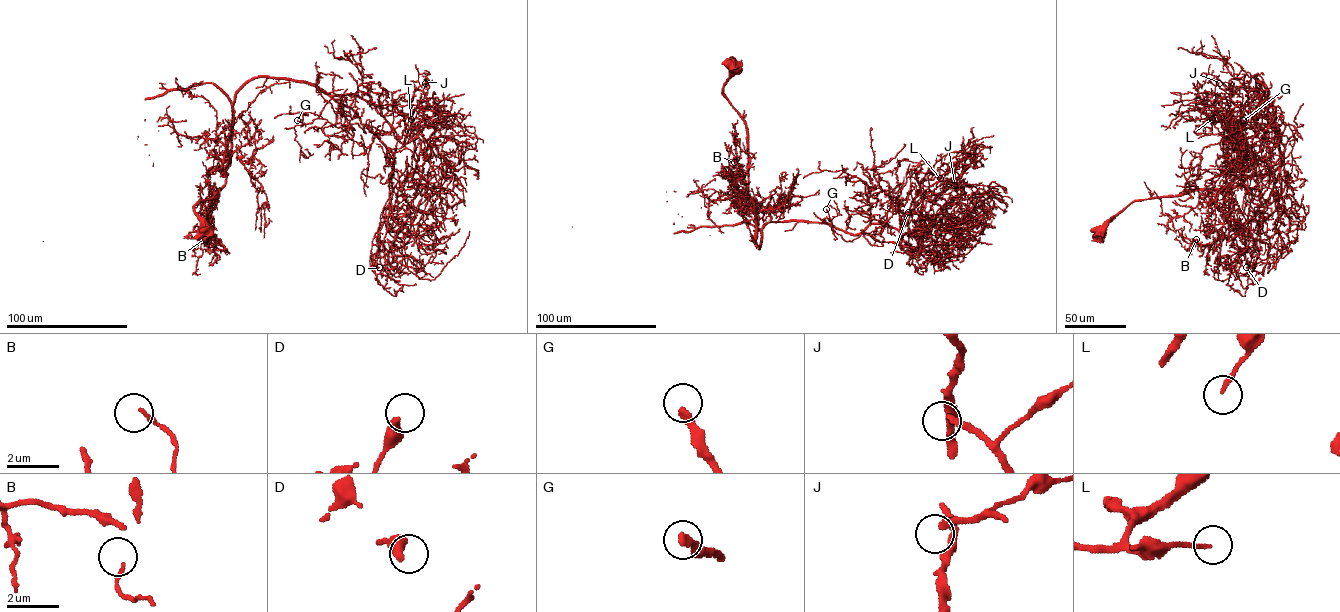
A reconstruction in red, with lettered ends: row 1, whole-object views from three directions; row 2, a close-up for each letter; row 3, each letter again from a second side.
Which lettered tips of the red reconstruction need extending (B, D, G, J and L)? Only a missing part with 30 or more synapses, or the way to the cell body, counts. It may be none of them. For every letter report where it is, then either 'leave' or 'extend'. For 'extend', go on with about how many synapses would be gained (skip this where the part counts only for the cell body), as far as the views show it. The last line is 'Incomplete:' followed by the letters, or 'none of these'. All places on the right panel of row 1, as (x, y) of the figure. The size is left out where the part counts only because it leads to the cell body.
B: (1196, 239) | leave
D: (1246, 267) | leave
G: (1243, 120) | extend | 60 syn
J: (1219, 83) | extend | 60 syn
L: (1212, 119) | leave
Incomplete: G, J

